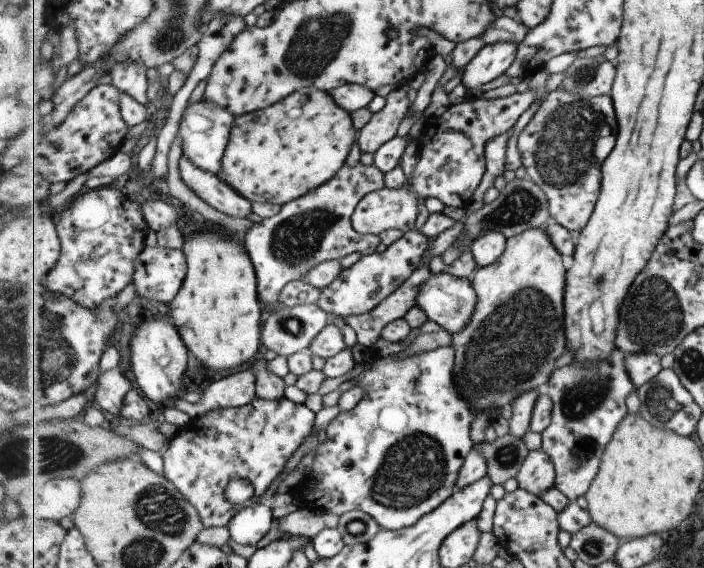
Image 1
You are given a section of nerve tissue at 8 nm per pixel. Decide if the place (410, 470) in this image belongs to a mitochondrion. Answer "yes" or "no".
yes

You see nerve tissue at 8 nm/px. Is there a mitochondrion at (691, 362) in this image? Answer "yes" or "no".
yes

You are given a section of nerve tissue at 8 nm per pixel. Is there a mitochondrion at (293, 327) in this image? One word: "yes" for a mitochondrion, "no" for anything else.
yes

